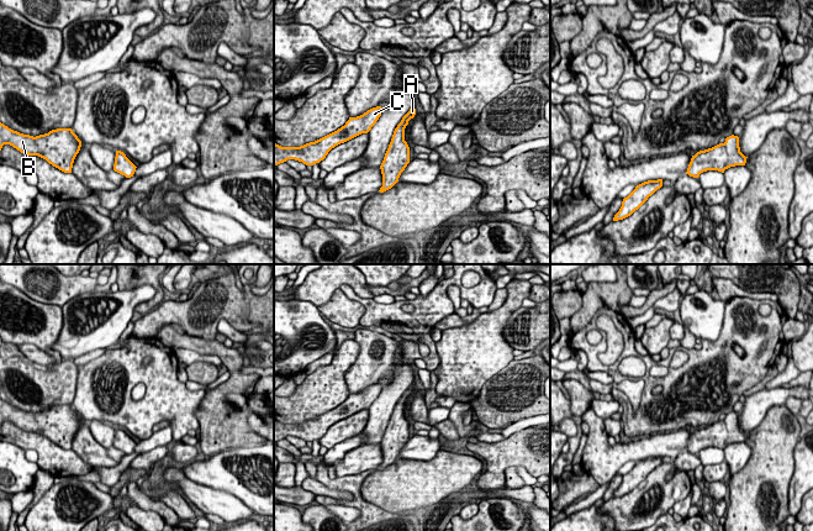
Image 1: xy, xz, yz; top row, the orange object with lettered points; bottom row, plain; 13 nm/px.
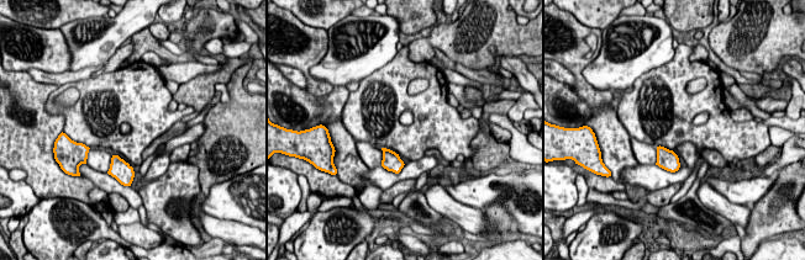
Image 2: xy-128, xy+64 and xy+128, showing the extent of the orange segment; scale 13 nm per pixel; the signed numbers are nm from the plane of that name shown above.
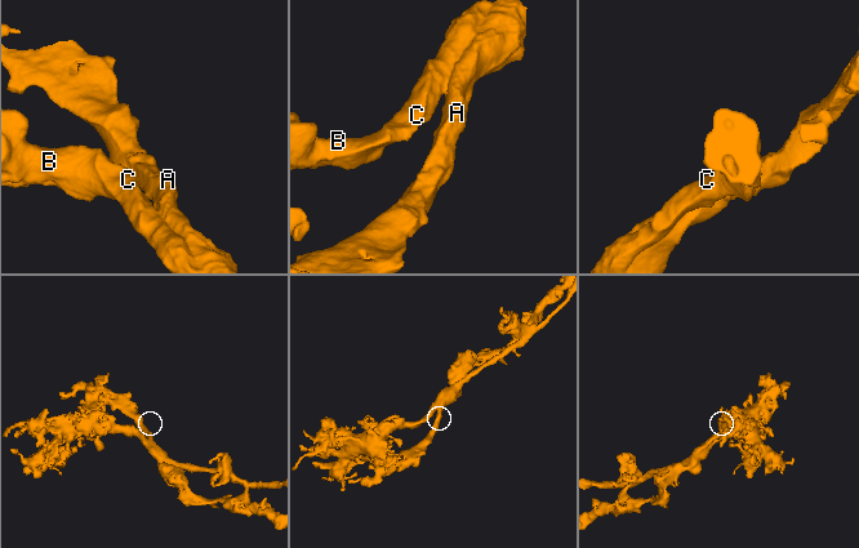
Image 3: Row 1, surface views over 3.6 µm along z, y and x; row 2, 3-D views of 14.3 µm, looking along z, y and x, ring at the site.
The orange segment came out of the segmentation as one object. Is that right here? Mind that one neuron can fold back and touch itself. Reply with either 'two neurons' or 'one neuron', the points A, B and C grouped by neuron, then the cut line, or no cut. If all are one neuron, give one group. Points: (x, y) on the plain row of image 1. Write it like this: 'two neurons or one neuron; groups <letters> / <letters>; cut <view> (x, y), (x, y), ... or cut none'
one neuron; groups A B C; cut none

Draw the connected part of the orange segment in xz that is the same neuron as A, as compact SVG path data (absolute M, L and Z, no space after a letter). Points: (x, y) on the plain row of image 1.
M412 383L394 408L391 419L380 442L382 451L380 469L391 466L398 458L401 449L410 440L410 424L405 417L405 405L415 391L416 385Z

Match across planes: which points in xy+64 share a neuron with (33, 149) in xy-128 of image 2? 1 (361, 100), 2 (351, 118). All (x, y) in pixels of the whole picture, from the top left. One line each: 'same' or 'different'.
1: different
2: different

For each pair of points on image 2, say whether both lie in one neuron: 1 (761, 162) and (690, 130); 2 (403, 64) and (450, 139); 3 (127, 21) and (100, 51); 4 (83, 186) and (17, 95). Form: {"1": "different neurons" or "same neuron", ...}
{"1": "different neurons", "2": "same neuron", "3": "same neuron", "4": "same neuron"}

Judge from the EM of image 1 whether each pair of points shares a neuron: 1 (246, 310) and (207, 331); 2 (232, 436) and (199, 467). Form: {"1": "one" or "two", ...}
{"1": "one", "2": "two"}

